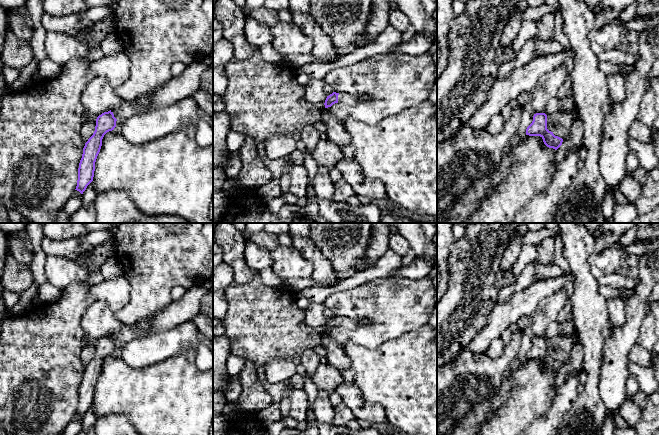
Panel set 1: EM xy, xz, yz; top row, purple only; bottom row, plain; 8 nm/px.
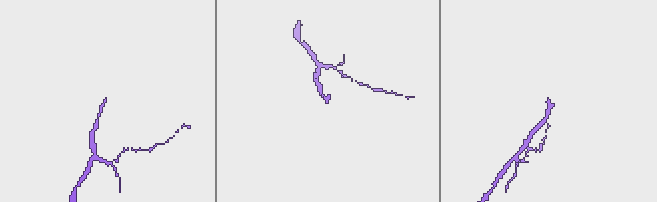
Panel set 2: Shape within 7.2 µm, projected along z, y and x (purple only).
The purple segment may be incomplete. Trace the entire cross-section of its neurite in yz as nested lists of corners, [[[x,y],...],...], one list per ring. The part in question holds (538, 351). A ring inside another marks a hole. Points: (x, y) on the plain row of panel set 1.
[[[545,337],[534,338],[532,347],[526,353],[526,359],[540,360],[547,371],[555,374],[563,366],[562,362],[555,360],[553,356],[547,353],[547,339]]]

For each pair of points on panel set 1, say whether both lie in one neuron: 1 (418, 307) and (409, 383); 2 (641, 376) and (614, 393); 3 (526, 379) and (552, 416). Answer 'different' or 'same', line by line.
1: different
2: different
3: different

